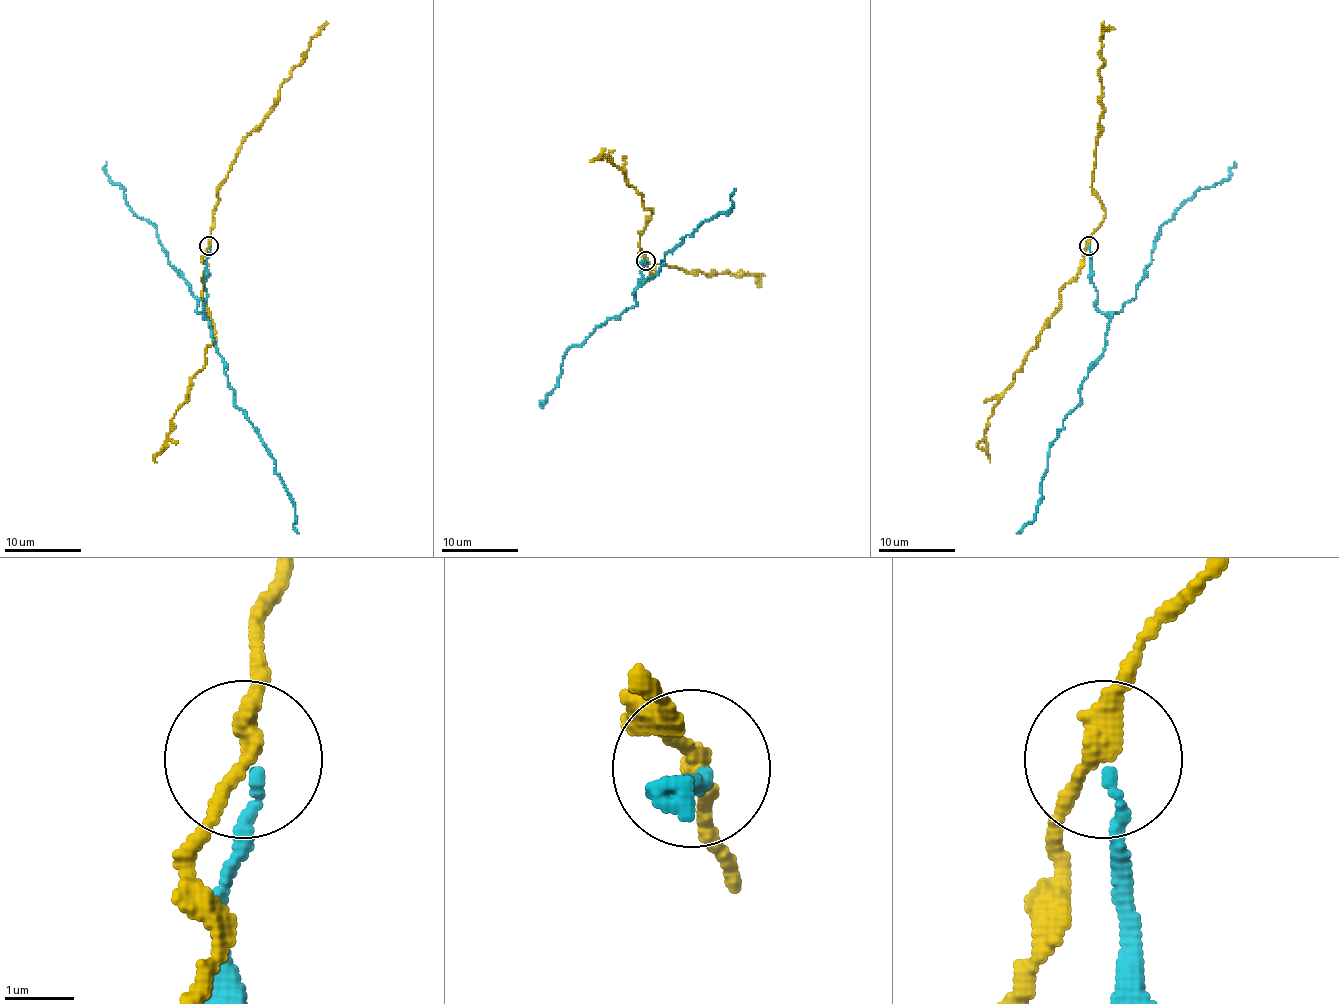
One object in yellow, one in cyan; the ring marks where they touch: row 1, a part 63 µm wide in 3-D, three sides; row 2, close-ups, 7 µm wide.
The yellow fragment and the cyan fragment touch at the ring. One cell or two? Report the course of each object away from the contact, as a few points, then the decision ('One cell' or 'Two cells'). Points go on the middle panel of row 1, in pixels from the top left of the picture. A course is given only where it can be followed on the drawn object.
Course of yellow: (645, 260), (639, 256), (639, 231), (651, 210), (605, 156), (593, 162). Course of cyan: (647, 260), (641, 265), (645, 283), (659, 271), (666, 254), (705, 219), (732, 208), (730, 194), (736, 188). Two cells

